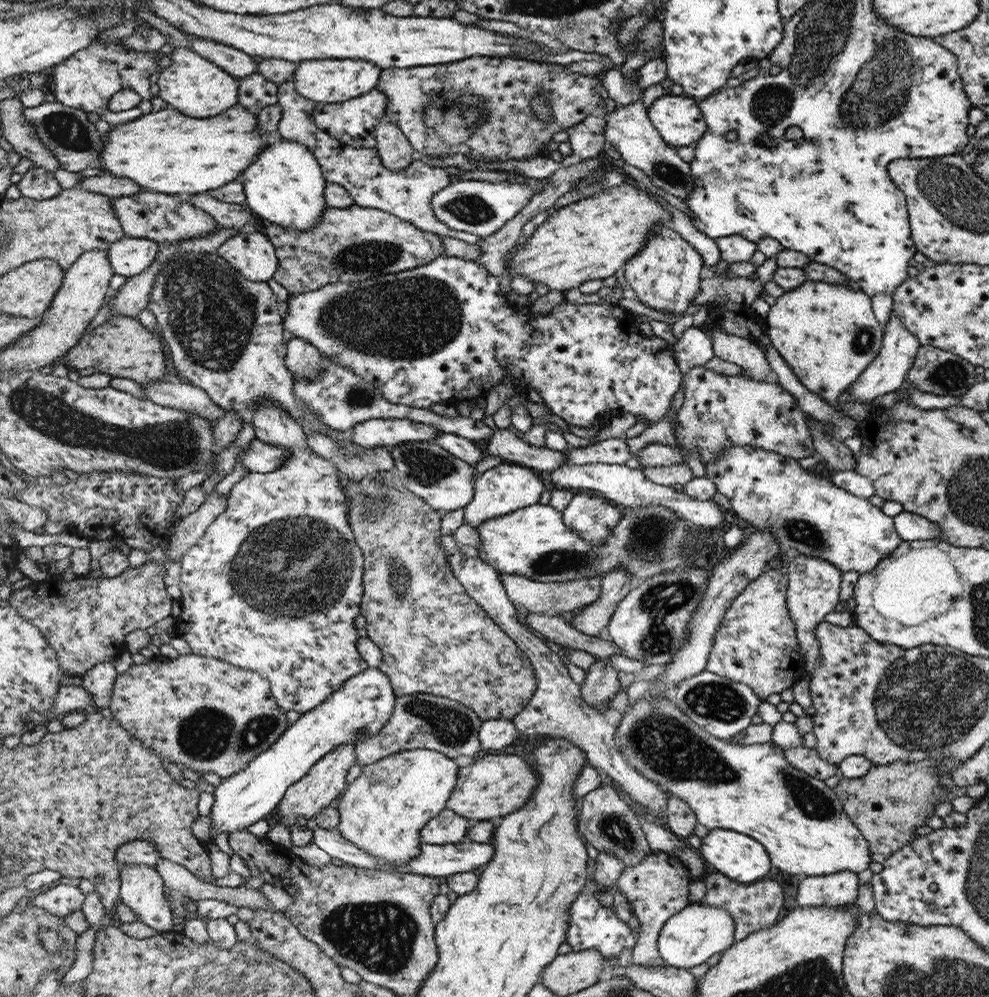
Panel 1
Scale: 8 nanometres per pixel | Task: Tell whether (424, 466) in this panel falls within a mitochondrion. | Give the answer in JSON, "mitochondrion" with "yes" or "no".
{"mitochondrion":"yes"}

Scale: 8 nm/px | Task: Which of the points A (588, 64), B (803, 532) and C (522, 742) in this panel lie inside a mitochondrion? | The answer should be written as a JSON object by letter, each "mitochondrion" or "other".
{"A":"other","B":"mitochondrion","C":"other"}

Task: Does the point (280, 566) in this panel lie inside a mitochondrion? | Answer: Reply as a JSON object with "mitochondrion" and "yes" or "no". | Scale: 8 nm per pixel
{"mitochondrion":"yes"}

